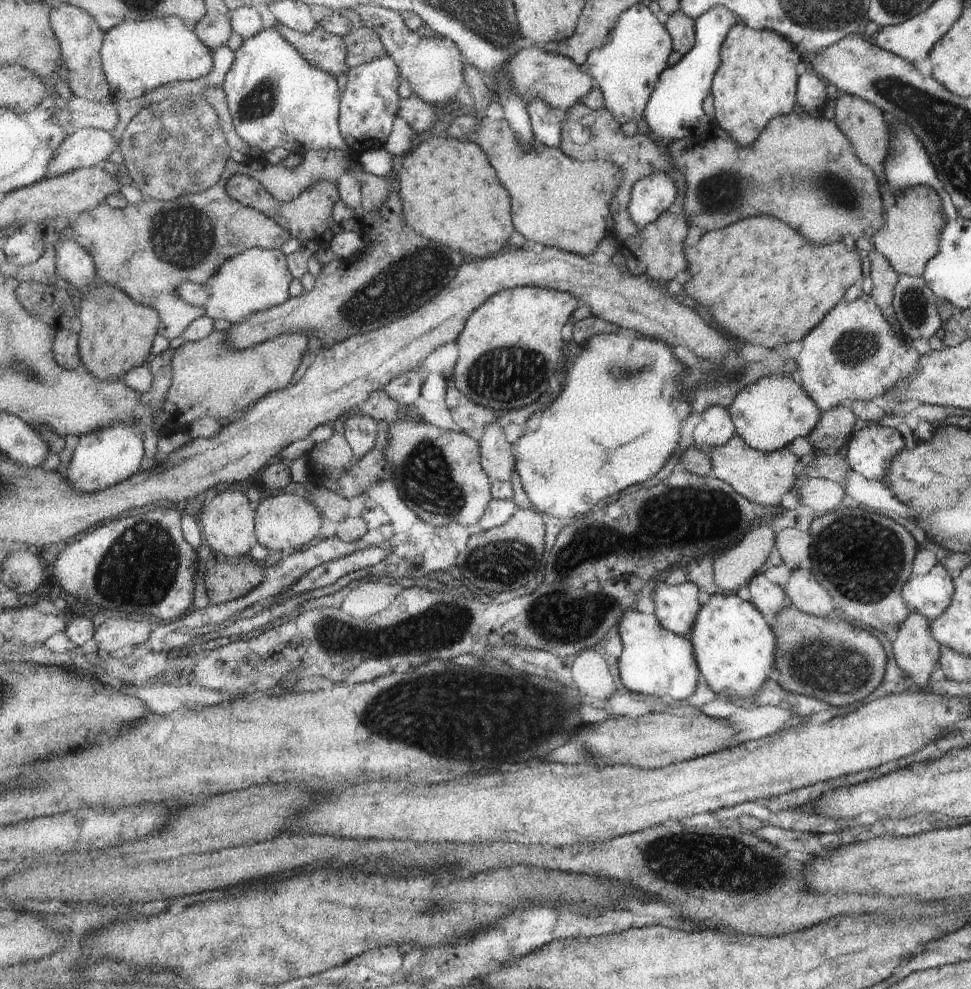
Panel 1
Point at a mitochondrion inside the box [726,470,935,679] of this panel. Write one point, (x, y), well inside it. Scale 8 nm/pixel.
(862, 558)

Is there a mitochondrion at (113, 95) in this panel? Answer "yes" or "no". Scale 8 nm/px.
no

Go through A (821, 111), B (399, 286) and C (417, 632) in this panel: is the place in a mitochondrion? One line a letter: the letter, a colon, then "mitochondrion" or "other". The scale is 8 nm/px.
A: other
B: mitochondrion
C: mitochondrion

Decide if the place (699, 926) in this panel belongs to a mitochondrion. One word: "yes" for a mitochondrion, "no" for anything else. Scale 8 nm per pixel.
no

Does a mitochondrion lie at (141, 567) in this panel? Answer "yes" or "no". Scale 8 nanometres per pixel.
yes

